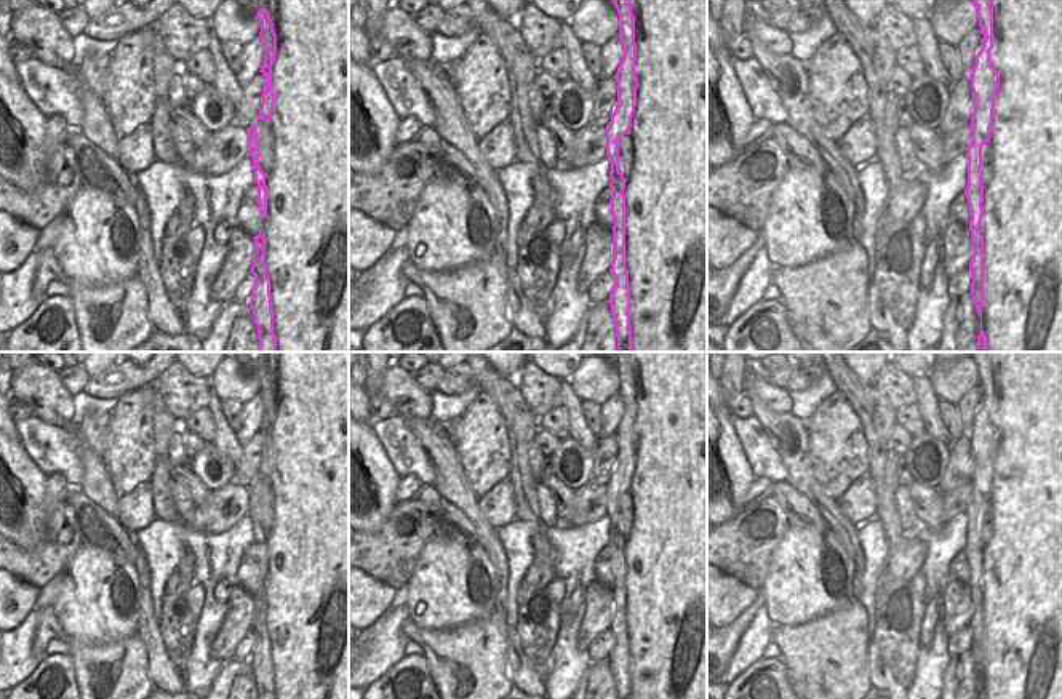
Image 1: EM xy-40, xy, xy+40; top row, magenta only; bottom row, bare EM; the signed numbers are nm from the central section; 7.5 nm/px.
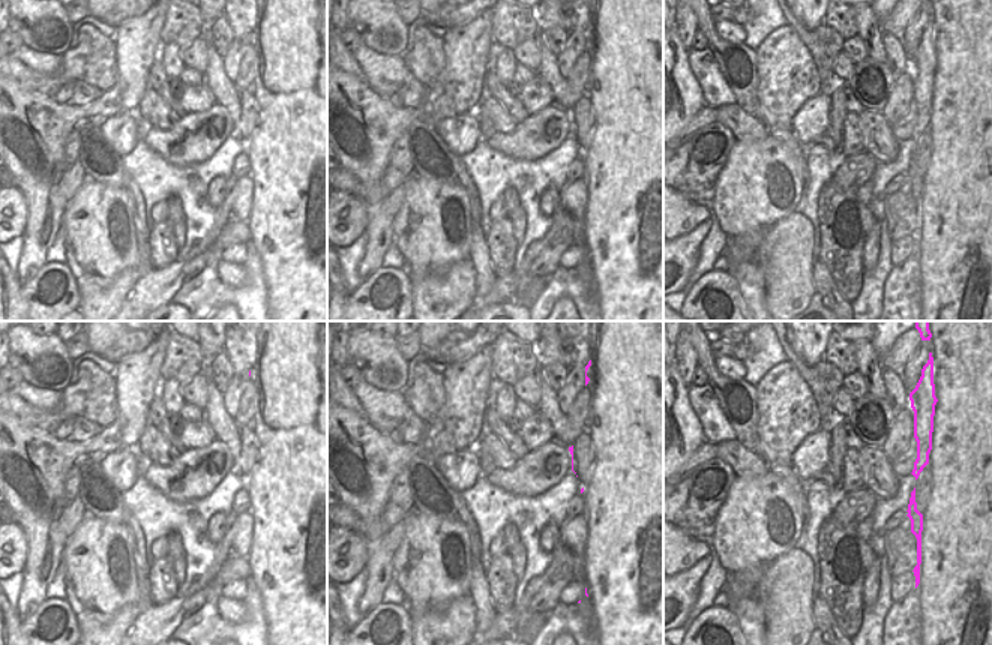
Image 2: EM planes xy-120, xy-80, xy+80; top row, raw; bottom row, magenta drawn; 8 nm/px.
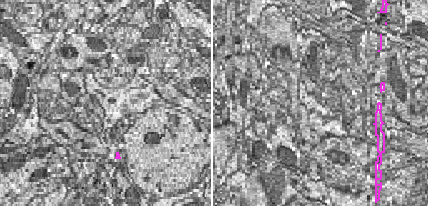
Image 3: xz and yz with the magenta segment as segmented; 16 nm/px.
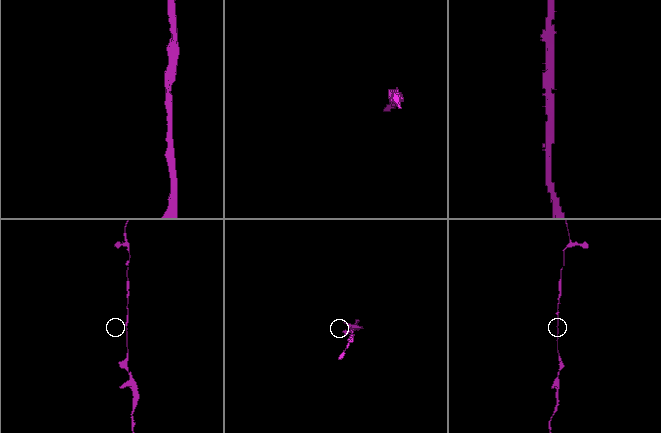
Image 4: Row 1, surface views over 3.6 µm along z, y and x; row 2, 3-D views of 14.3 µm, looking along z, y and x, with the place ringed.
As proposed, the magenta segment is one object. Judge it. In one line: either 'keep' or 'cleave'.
keep

